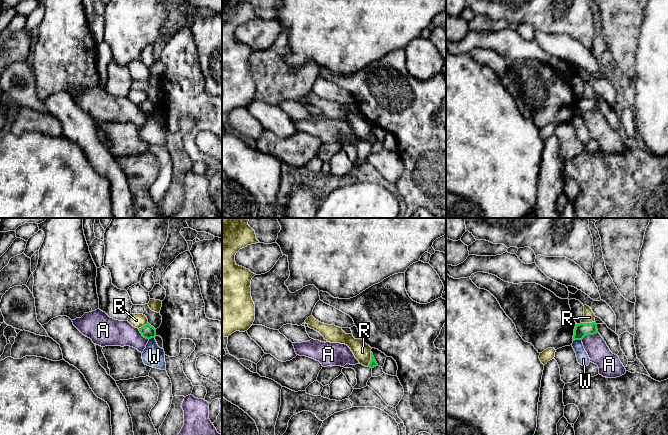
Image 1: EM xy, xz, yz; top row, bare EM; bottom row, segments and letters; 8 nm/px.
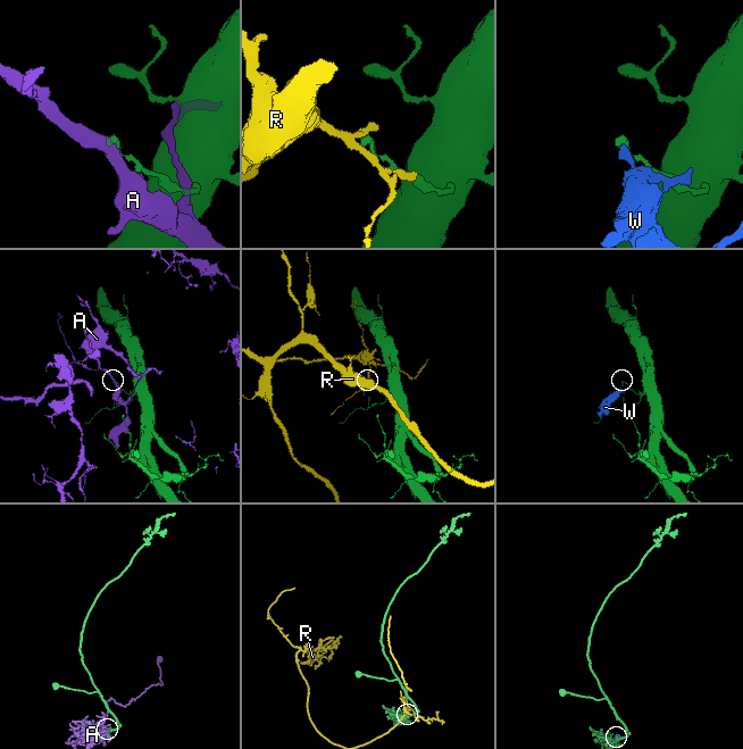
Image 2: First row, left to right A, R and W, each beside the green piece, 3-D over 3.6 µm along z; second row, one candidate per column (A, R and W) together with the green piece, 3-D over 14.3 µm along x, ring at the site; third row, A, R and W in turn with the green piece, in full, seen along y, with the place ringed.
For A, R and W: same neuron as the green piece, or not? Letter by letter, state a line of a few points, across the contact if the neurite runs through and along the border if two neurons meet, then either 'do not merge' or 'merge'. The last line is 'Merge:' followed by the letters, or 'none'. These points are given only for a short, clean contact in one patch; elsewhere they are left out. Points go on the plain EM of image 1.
A: do not merge
R: xz (371, 128), (371, 136), (367, 142) | do not merge
W: yz (581, 115), (573, 117) | do not merge
Merge: none

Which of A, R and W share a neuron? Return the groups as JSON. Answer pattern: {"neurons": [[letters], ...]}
{"neurons": [["A"], ["R"], ["W"]]}

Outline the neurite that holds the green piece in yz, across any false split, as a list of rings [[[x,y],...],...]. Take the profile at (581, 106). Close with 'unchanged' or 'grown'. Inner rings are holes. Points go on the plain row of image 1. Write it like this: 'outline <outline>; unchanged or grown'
outline [[[596,98],[576,100],[574,105],[573,117],[582,116],[587,111],[598,109]]]; unchanged

